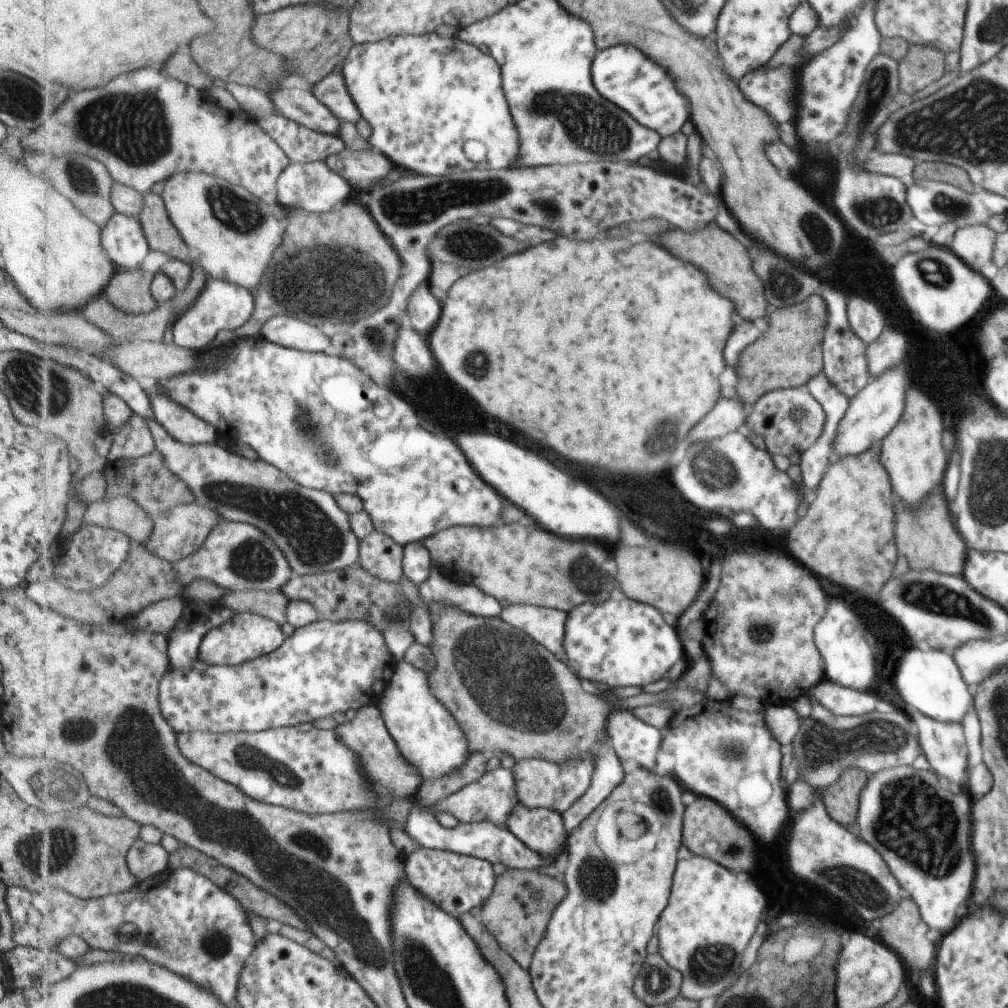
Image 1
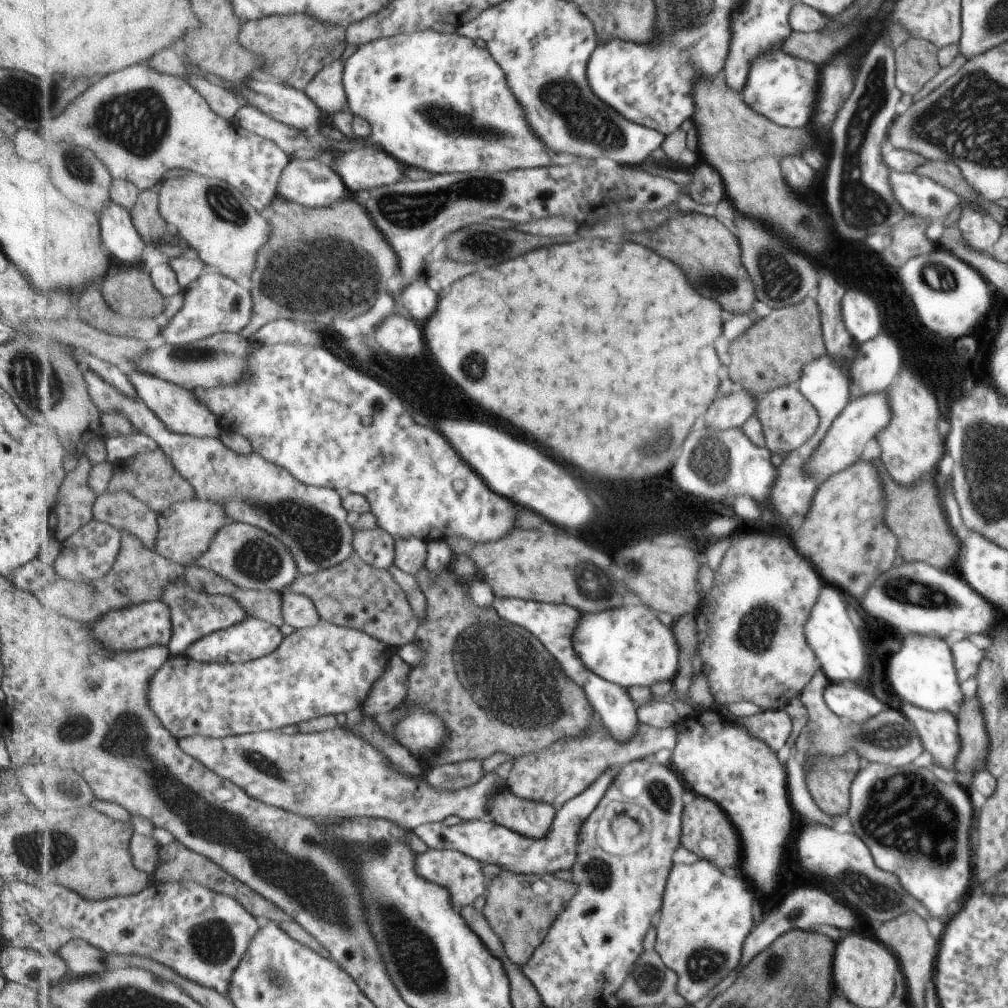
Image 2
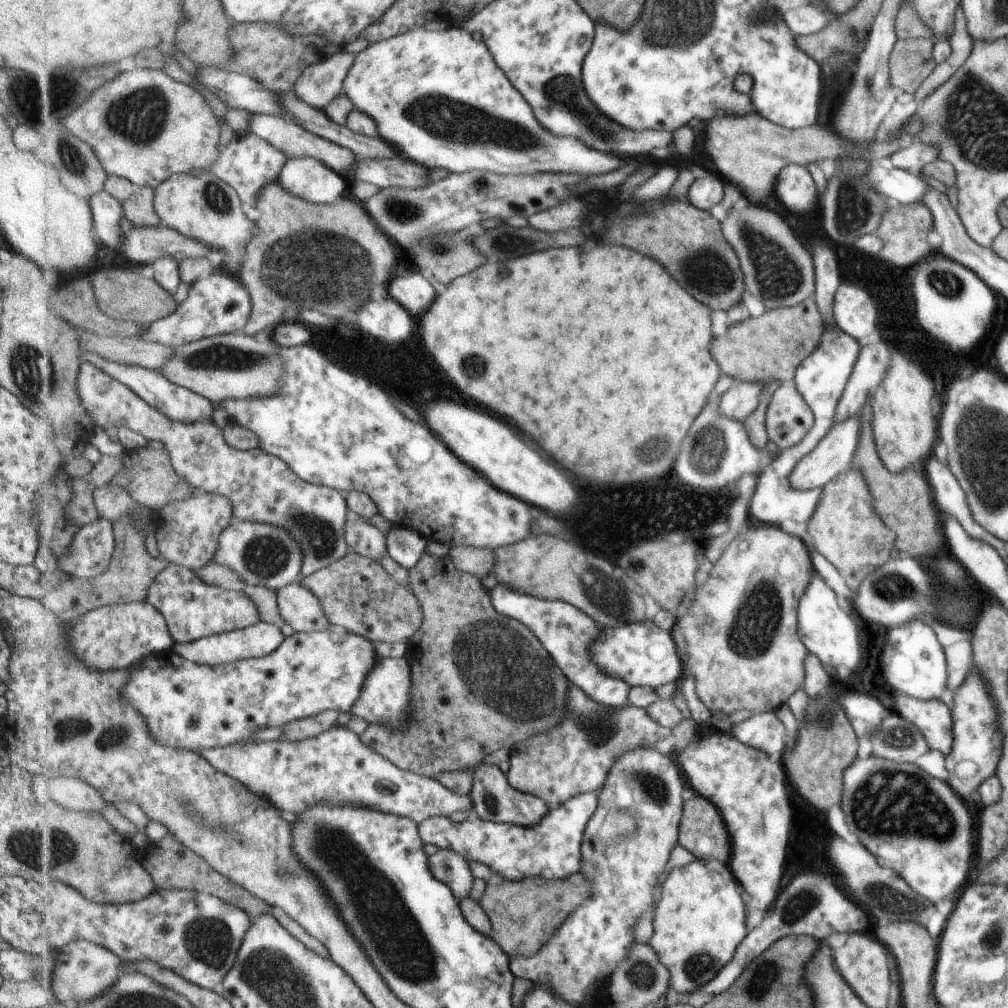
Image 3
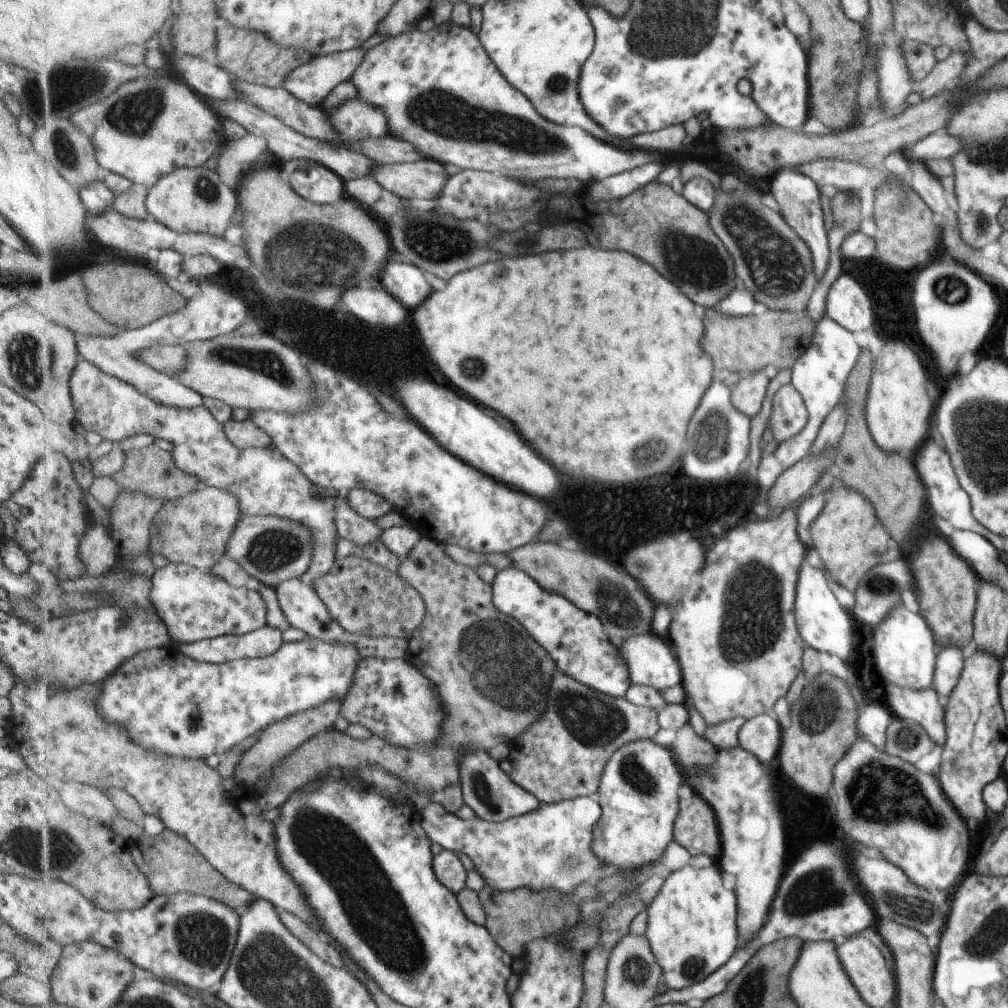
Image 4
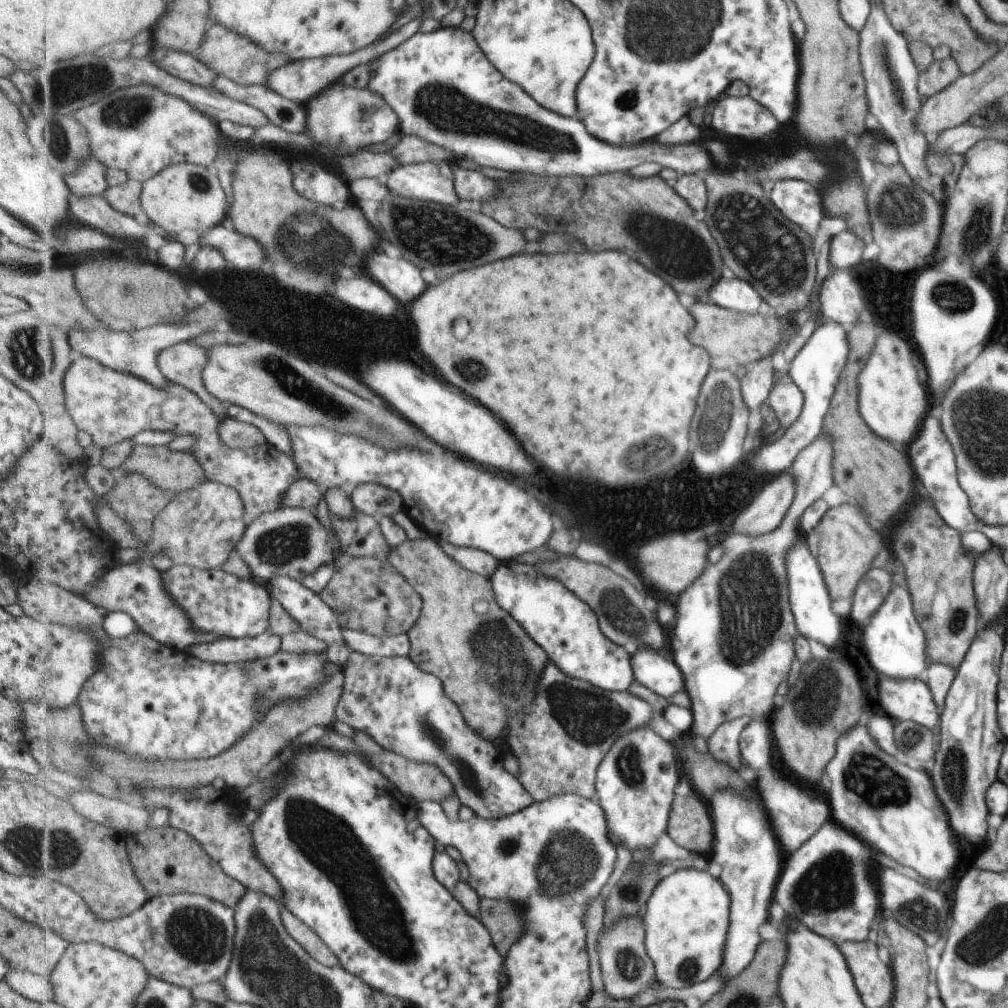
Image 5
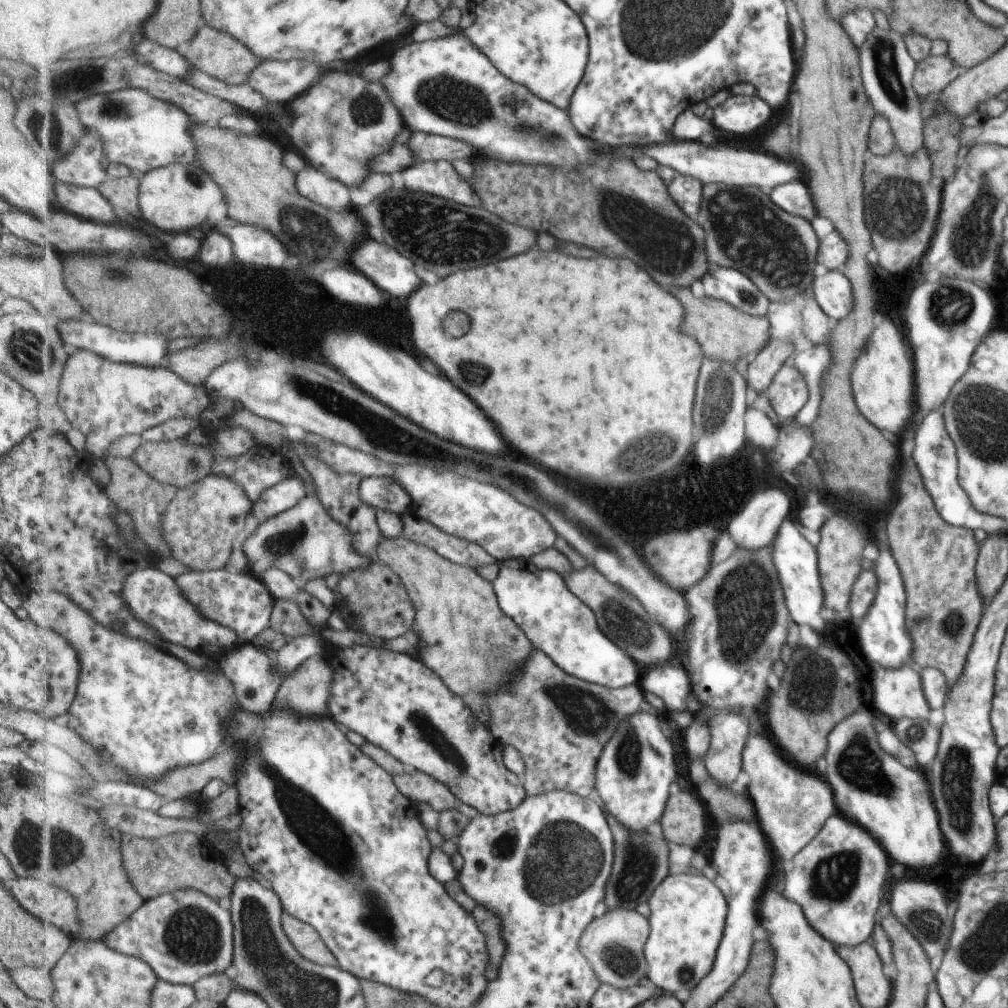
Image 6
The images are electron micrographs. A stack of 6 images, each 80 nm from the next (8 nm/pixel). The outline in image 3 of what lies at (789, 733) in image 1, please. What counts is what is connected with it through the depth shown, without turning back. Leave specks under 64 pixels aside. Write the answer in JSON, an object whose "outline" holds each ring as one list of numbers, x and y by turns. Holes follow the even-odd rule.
{"outline":[[774,712,765,714,753,714,739,724,733,726,731,730,733,738,739,742,745,742,745,746,753,746,755,750,765,750,773,762,779,762,781,752,783,752,783,724,779,722]]}

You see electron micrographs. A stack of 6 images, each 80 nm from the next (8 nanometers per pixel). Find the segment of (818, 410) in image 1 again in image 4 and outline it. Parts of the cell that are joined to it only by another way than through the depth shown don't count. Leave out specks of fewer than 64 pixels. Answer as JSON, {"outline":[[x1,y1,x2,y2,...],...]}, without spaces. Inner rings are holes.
{"outline":[[789,382,780,386,770,398,769,425,778,442,795,436,807,420,804,402,798,390]]}

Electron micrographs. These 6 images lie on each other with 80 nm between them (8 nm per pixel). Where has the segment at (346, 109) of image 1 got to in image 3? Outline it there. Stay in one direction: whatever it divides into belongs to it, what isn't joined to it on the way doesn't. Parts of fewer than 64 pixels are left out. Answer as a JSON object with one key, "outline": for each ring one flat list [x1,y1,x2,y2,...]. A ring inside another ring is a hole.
{"outline":[[339,49,325,60,309,66,295,85,295,95,313,108,326,110,329,102,341,96,345,78,353,68,356,54]]}

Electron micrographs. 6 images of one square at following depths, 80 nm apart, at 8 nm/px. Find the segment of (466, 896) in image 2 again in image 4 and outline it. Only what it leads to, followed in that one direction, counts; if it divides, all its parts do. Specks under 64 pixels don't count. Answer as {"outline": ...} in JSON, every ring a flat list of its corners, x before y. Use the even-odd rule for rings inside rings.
{"outline":[[443,849,434,856,434,869,436,875,445,886,449,887,456,895,465,888,467,870,461,864,454,851]]}

